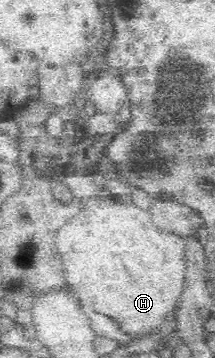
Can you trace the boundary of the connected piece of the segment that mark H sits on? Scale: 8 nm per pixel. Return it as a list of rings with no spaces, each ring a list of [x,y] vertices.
[[[90,197],[84,209],[60,227],[56,245],[64,263],[66,283],[80,297],[80,303],[116,319],[126,333],[144,335],[157,331],[164,321],[163,317],[180,301],[186,273],[184,237],[154,227],[150,213],[134,203],[122,203],[116,197]]]

